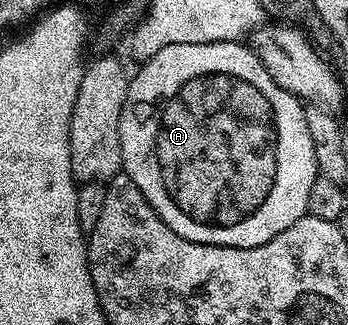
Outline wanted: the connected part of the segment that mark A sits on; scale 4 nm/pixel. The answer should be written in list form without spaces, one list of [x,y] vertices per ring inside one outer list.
[[[235,40],[212,41],[202,45],[168,45],[158,50],[149,61],[141,63],[128,82],[126,102],[122,106],[120,115],[120,141],[122,142],[122,171],[128,175],[142,190],[146,202],[174,230],[174,234],[182,234],[195,244],[221,244],[235,248],[253,248],[270,242],[286,226],[294,226],[298,218],[302,218],[308,211],[307,202],[310,188],[317,178],[316,163],[314,162],[314,142],[310,138],[310,129],[306,126],[305,105],[297,97],[291,96],[262,66],[247,43]]]

